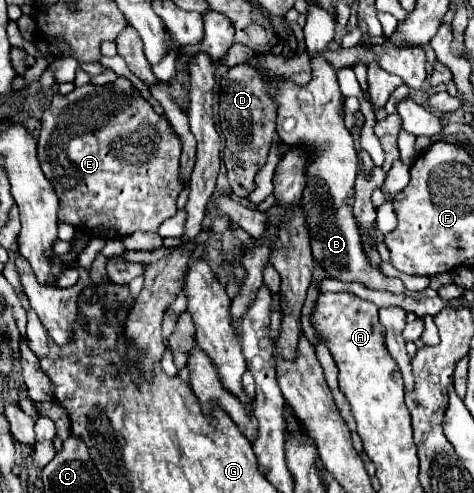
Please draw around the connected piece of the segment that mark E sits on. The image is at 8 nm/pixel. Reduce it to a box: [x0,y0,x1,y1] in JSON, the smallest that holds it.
[39,78,181,240]

